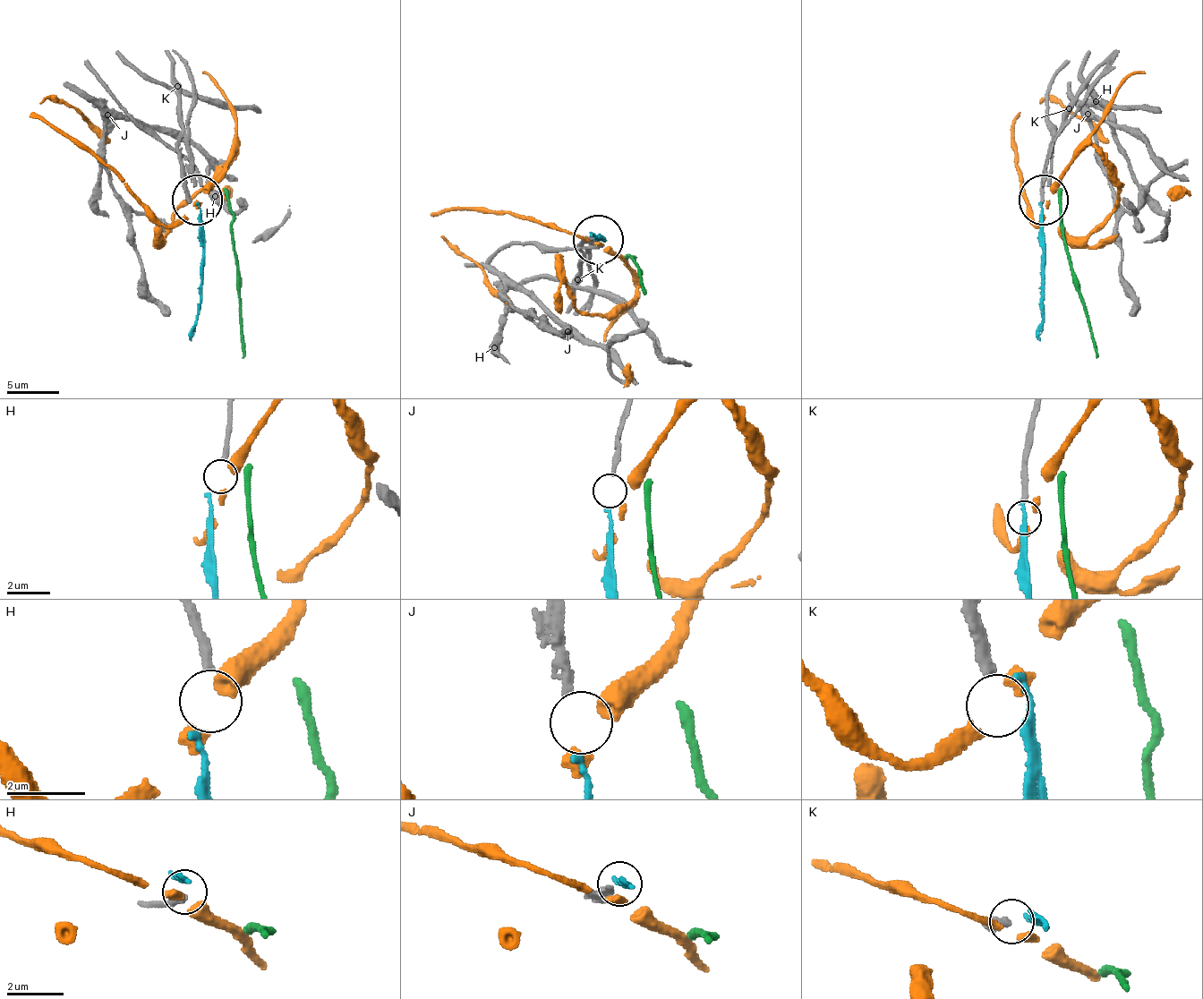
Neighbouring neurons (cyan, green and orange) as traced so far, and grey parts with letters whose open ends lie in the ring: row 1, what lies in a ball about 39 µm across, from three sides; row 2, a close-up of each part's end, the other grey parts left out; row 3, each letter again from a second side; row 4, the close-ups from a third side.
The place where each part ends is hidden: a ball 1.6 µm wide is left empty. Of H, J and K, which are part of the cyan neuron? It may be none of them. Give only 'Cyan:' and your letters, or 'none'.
Cyan: J

